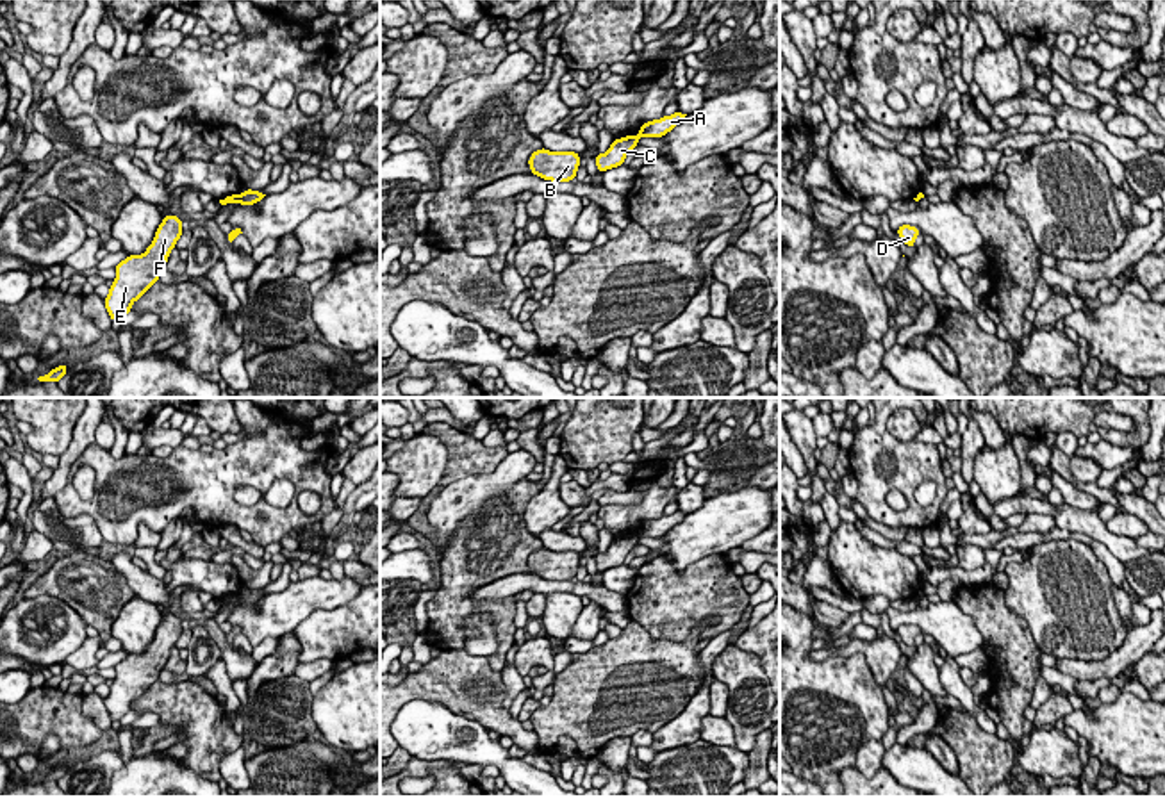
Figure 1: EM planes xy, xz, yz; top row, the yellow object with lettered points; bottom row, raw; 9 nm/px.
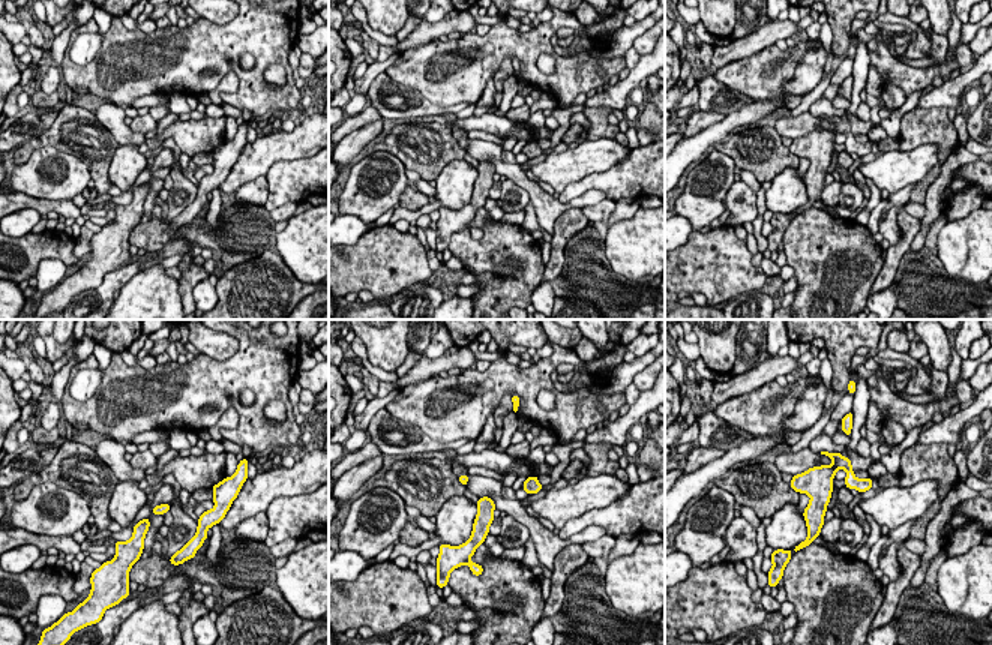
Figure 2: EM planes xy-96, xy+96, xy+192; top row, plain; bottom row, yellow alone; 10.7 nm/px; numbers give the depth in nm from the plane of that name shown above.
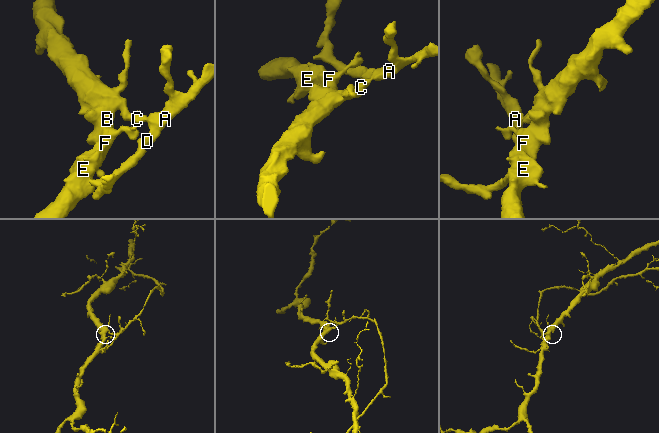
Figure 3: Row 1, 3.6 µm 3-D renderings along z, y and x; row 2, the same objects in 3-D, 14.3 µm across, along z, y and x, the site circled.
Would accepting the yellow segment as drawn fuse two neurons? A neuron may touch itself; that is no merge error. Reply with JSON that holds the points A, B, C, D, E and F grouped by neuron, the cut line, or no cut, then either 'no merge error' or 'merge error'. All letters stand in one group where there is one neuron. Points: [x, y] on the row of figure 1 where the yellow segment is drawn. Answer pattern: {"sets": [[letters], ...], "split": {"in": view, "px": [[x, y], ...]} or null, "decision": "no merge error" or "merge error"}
{"sets": [["A", "D"], ["B", "C", "E", "F"]], "split": {"in": "xy", "px": [[238, 195], [239, 200]]}, "decision": "merge error"}

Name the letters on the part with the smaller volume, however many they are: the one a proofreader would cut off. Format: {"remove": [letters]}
{"remove": ["A", "D"]}

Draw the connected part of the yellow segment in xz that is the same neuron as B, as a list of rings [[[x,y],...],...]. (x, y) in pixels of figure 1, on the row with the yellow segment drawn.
[[[541,148],[528,159],[532,175],[551,182],[571,182],[576,178],[580,166],[580,153],[574,152],[549,152]]]

